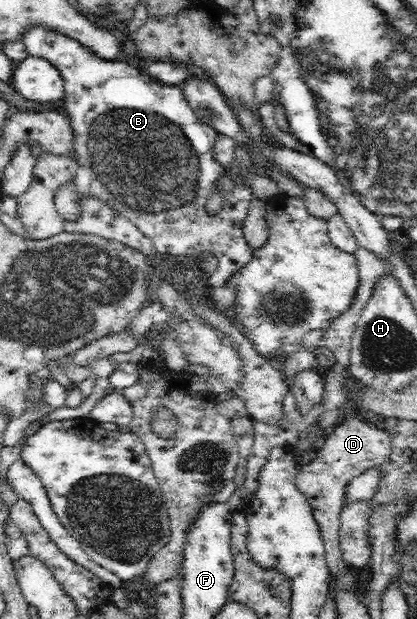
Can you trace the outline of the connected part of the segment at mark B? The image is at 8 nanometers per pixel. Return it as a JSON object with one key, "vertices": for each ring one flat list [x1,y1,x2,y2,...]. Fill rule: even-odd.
{"vertices":[[44,26,28,27,22,39,30,56,50,61,63,77,65,94,62,100,74,133,72,155,78,168,74,179,54,192,54,205,59,216,67,222,74,222,80,216,81,200,84,197,99,198,145,234,152,241,156,252,189,257,196,255,199,258,203,255,216,257,218,269,209,278,207,290,224,285,236,270,246,266,248,260,252,259,253,248,246,243,242,230,253,199,252,189,246,183,234,183,231,190,225,192,222,208,214,216,206,211,206,202,214,182,227,174,212,153,218,133,194,114,182,88,161,84,126,62,100,58,80,44,79,40]]}

